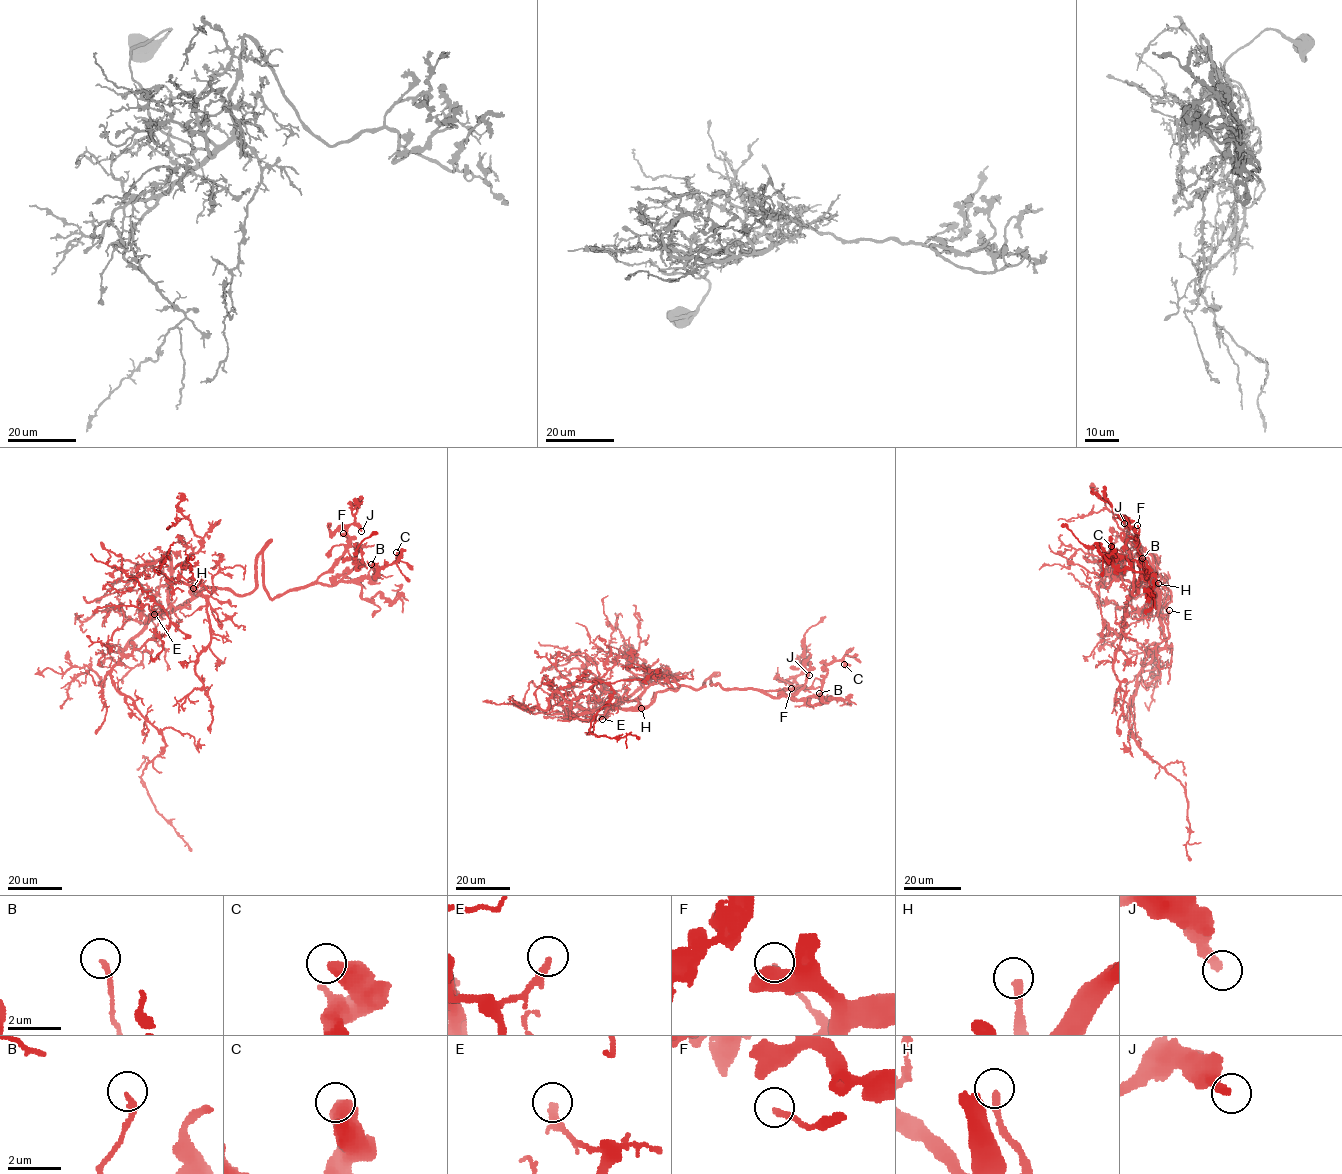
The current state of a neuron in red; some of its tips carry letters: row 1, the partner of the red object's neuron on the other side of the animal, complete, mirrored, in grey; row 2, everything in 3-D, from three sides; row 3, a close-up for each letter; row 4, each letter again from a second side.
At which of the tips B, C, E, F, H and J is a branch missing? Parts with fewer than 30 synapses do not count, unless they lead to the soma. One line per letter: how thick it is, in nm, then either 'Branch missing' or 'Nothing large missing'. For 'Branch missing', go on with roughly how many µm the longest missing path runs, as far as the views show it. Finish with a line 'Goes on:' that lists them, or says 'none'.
B: Thickness 180 nm. Nothing large missing
C: Thickness 480 nm. Nothing large missing
E: Thickness 320 nm. Nothing large missing
F: Thickness 200 nm. Nothing large missing
H: Thickness 280 nm. Branch missing. Missing length about 70 µm
J: Thickness 280 nm. Nothing large missing
Goes on: H

